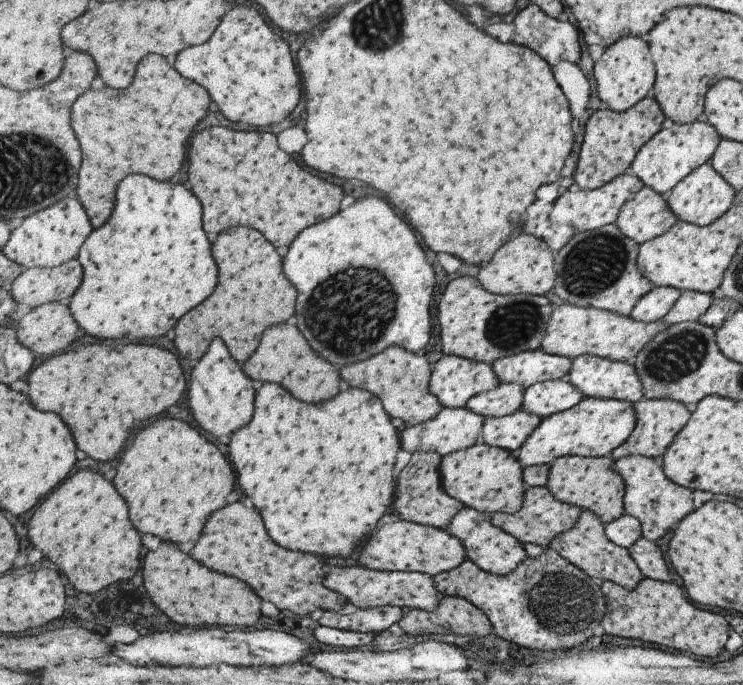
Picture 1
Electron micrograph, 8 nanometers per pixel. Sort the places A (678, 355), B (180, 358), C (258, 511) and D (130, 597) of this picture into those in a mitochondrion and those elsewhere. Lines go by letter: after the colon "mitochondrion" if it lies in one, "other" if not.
A: mitochondrion
B: other
C: other
D: other

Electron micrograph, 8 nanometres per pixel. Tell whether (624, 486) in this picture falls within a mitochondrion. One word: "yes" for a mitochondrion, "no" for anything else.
no

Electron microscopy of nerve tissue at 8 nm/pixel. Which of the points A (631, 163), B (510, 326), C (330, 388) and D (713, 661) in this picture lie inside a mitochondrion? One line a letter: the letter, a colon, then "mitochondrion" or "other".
A: other
B: mitochondrion
C: other
D: other

